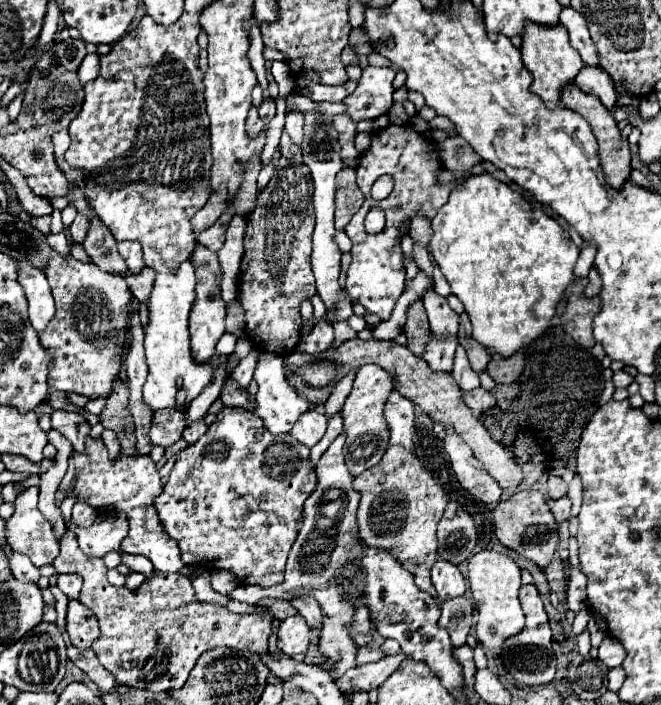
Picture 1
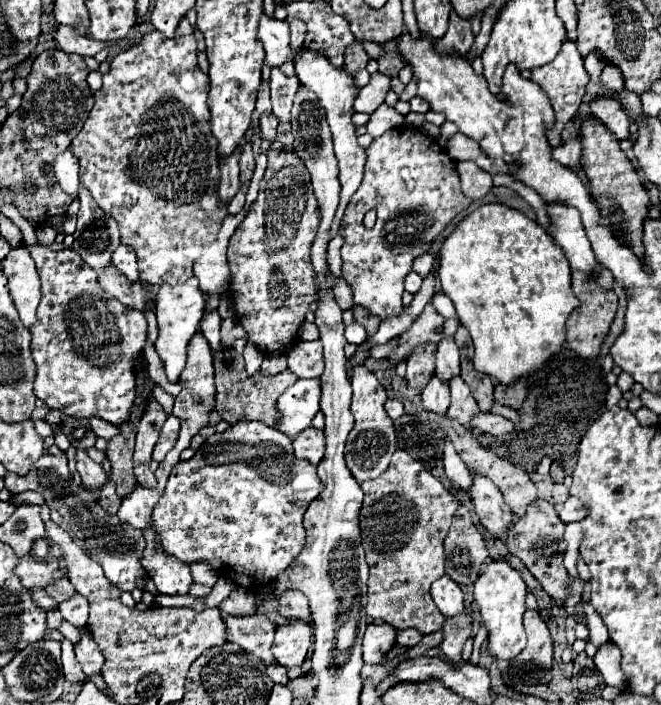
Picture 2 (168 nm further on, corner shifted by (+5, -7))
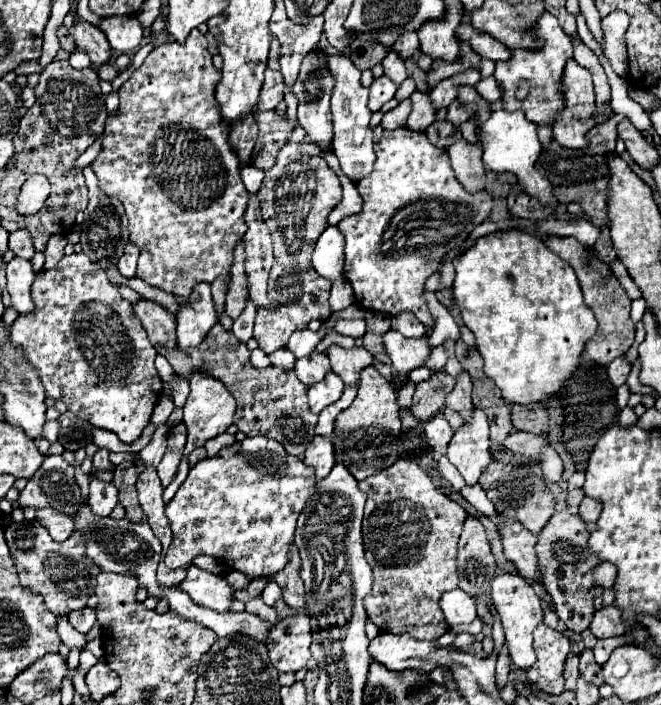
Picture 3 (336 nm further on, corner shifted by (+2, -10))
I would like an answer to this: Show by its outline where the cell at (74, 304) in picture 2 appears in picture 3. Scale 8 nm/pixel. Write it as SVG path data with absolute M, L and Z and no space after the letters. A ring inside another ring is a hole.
M82 252L68 254L54 268L38 272L32 284L32 298L36 310L14 320L12 344L22 346L30 364L38 368L40 380L46 388L46 398L62 400L78 418L114 432L122 442L134 442L150 422L152 408L162 392L162 380L154 368L156 348L150 344L146 330L132 314L130 302L118 294L106 272Z

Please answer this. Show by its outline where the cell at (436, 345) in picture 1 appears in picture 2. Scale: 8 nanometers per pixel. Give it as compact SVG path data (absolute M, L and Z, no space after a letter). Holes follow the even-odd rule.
M433 377L427 383L427 389L423 389L423 407L431 413L437 415L445 415L449 409L449 387L445 383L441 383L437 377Z

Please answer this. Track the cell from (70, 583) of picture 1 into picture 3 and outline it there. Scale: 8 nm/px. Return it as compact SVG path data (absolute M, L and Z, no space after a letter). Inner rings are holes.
M86 606L86 608L82 608L82 610L74 610L74 612L70 612L68 620L70 620L70 624L72 624L78 632L86 634L86 632L94 626L94 622L96 622L96 610L90 608L90 606Z

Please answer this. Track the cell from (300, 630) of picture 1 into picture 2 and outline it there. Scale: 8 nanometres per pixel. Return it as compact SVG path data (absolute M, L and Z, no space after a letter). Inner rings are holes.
M291 619L277 627L271 653L279 665L295 667L295 665L303 665L309 645L311 645L309 623L301 619Z

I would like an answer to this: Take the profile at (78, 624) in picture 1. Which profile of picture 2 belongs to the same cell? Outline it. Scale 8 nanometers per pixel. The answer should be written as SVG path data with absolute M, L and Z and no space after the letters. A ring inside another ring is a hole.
M81 629L81 641L75 645L75 655L77 655L77 661L83 665L83 673L87 677L101 673L105 659L87 629Z

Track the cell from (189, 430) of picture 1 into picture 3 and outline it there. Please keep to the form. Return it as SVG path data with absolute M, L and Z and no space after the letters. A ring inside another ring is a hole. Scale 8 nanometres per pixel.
M220 434L218 438L214 436L214 438L210 438L206 444L204 444L204 448L206 448L206 454L208 456L216 456L218 452L220 452L220 448L224 448L226 444L232 444L232 442L236 442L236 438L232 436L232 434Z

